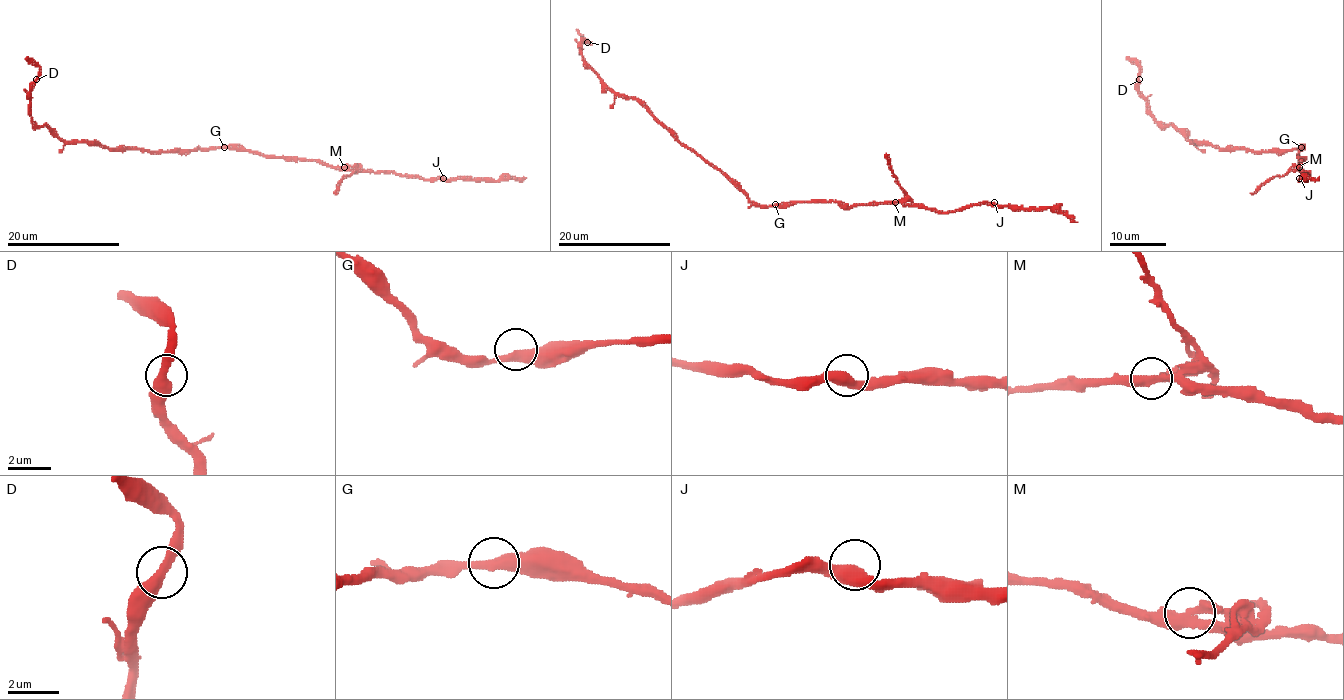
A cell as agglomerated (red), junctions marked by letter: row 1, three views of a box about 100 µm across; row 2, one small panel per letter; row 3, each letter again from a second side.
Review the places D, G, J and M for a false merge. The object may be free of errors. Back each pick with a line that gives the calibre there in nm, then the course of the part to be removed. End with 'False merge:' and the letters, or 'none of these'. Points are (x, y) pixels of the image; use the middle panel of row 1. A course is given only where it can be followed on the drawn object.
M: Thickness 440 nm. Course of the part to remove: (894, 202), (900, 202), (906, 195), (886, 153)
False merge: M

